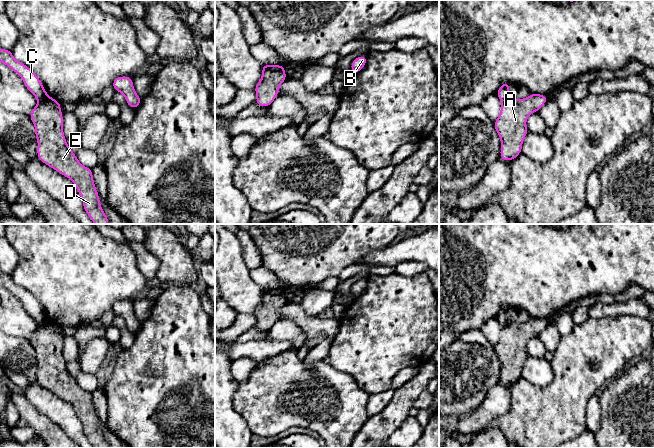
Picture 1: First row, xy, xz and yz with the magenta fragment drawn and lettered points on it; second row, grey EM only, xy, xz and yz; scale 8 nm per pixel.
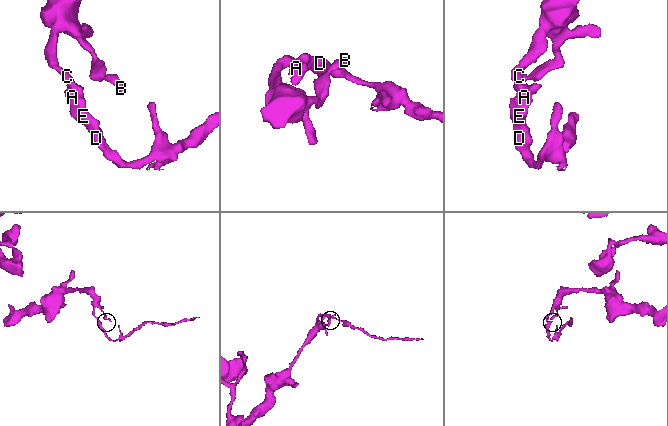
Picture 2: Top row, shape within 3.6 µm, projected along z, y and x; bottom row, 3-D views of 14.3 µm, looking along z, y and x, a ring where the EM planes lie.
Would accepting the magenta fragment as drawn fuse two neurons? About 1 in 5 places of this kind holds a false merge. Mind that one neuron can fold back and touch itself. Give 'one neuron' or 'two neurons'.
two neurons

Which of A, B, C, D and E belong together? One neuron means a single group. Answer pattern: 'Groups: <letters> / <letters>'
Groups: A D E / B C

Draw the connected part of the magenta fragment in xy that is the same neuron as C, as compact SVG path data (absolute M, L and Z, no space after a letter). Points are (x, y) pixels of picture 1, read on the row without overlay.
M0 272L0 287L4 287L17 297L23 304L24 310L36 321L38 325L44 325L48 320L38 300L25 288L17 285L12 275Z

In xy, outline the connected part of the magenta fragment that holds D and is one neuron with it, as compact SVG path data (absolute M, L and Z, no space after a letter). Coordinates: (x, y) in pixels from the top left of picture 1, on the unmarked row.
M47 320L28 339L35 350L37 382L73 405L83 425L83 432L95 448L109 448L100 429L92 393L83 390L70 373L63 357L61 326Z

